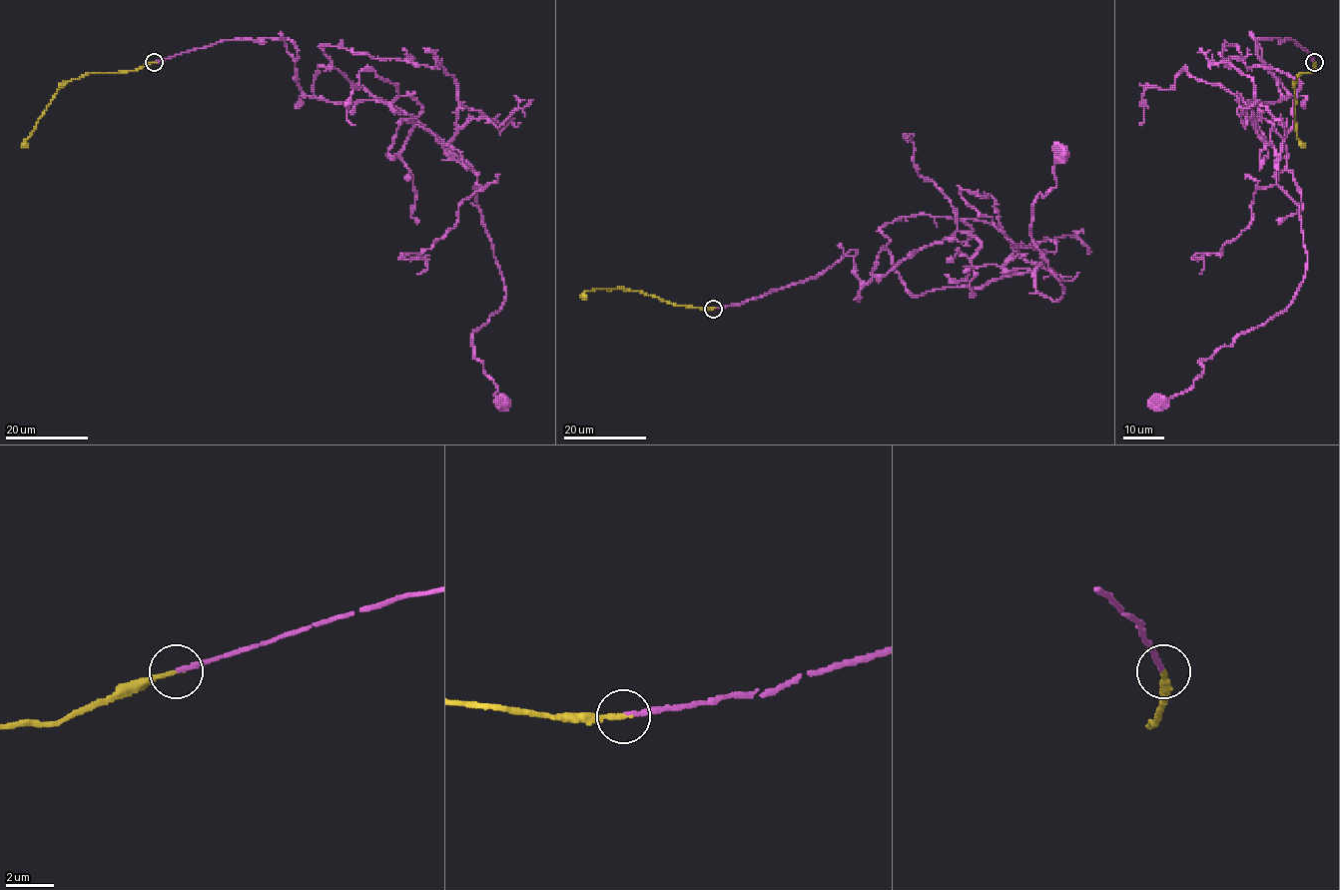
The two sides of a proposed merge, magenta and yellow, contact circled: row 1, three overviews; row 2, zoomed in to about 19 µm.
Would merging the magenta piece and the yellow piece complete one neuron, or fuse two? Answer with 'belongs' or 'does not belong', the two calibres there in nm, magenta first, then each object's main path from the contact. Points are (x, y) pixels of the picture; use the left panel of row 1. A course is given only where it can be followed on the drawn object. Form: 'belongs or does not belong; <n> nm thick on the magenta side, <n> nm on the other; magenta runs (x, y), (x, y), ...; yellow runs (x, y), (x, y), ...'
belongs; 190 nm thick on the magenta side, 170 nm on the other; magenta runs (155, 62), (289, 38), (307, 96), (411, 96), (412, 122), (476, 176), (505, 299), (473, 356), (500, 402); yellow runs (155, 62), (133, 71), (86, 73), (68, 81), (57, 91), (36, 129), (25, 141), (24, 148)

